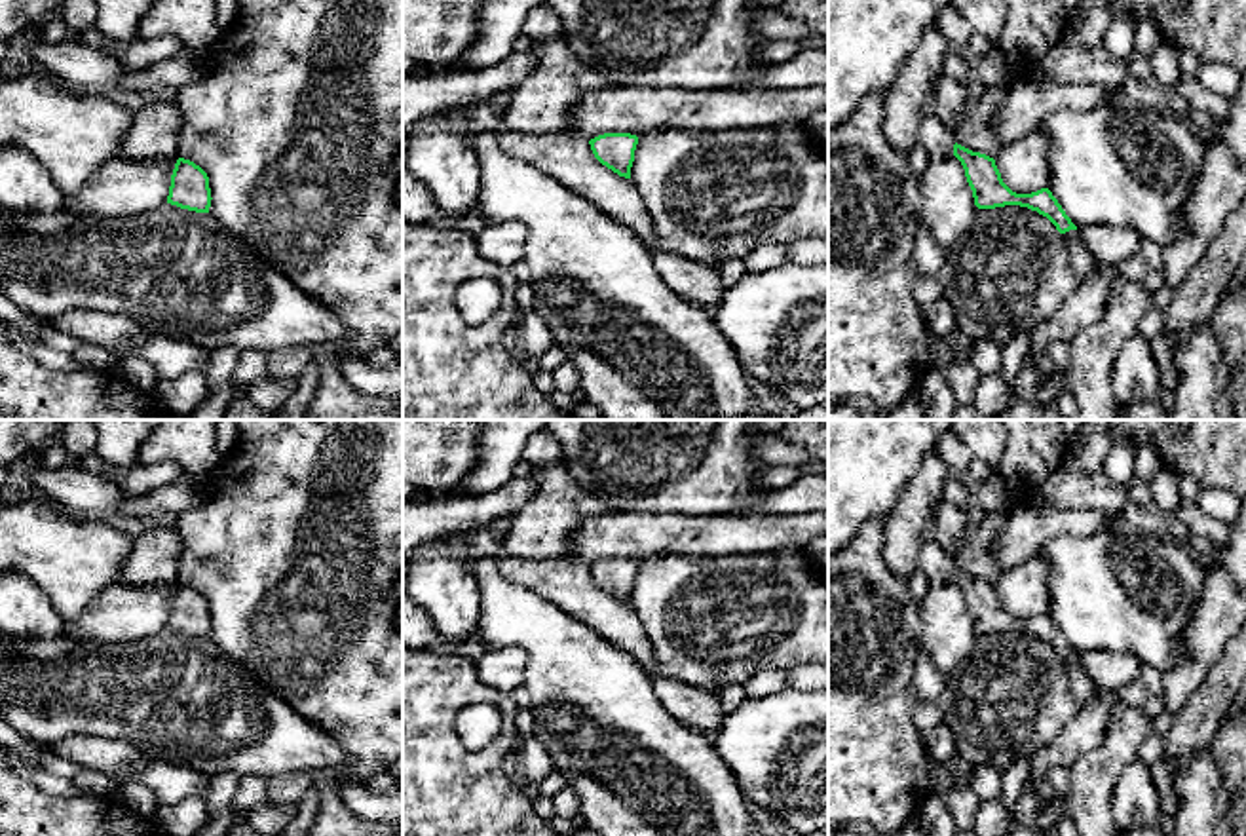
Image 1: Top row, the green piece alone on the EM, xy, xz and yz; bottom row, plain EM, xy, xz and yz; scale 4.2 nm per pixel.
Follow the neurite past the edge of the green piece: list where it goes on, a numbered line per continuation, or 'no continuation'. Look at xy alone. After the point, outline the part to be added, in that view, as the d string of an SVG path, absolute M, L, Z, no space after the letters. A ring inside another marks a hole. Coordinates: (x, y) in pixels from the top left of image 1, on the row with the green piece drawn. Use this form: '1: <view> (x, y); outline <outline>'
no continuation

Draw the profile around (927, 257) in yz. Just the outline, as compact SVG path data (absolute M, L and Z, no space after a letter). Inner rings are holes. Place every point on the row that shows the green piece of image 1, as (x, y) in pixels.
M921 222L912 249L912 268L919 277L938 277L944 262L946 251L934 241L931 230Z

